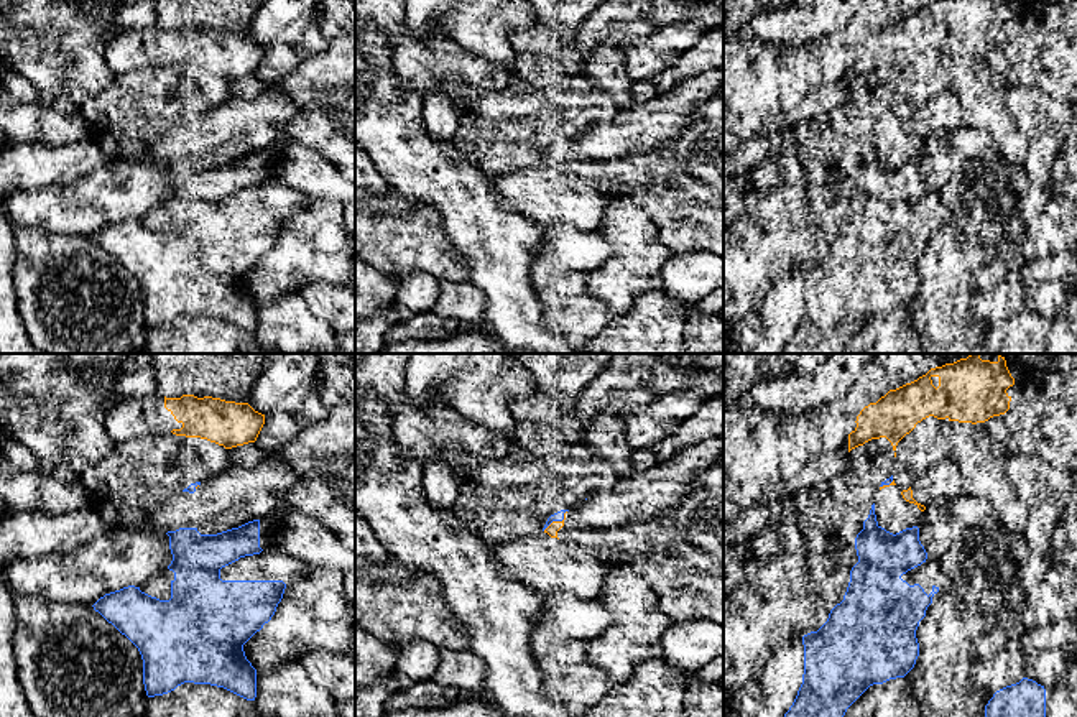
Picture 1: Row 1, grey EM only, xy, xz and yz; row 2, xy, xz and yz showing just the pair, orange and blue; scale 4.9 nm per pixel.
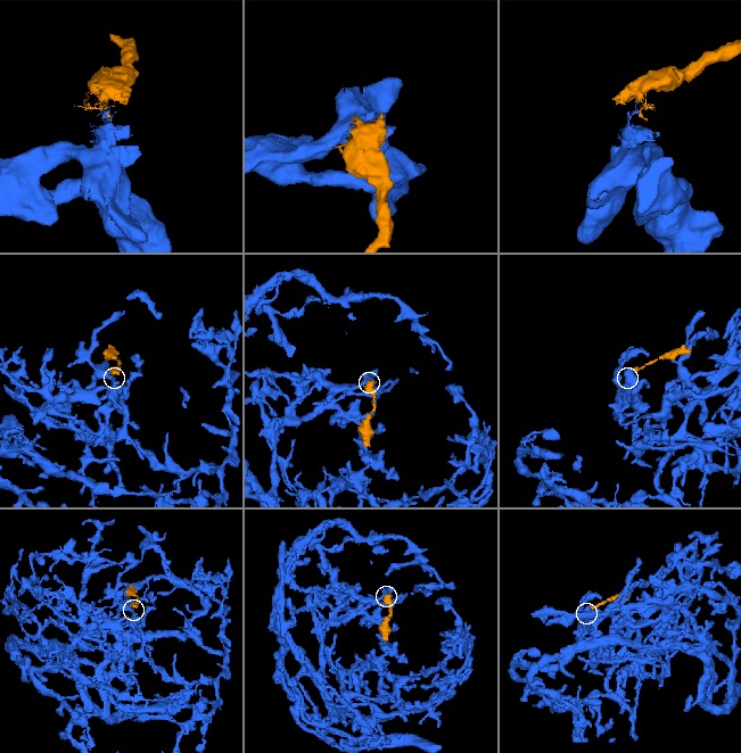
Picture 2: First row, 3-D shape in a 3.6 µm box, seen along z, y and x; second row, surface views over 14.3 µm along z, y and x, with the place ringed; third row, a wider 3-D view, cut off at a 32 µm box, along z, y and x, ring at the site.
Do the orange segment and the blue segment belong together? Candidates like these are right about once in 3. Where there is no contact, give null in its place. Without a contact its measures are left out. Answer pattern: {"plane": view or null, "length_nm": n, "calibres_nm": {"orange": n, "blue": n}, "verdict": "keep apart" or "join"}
{"plane": "xz", "length_nm": 160, "calibres_nm": {"orange": 60, "blue": 50}, "verdict": "keep apart"}

